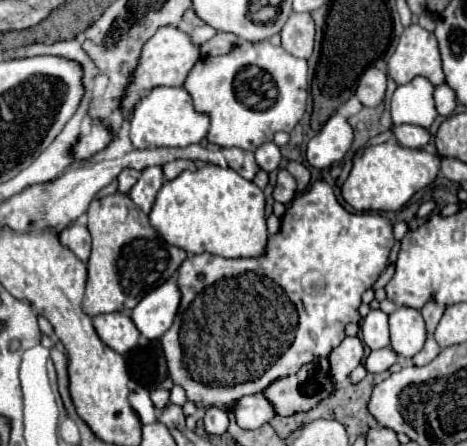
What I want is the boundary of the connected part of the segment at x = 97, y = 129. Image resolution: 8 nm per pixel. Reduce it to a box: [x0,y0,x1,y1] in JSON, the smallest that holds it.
[75,122,113,162]

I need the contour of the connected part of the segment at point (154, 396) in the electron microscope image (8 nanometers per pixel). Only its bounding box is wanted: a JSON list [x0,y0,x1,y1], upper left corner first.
[151,388,169,410]

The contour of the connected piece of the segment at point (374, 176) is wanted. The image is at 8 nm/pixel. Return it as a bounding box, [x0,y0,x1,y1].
[341,142,441,212]

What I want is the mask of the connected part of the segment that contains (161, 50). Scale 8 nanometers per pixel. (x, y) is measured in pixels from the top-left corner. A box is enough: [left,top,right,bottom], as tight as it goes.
[121,28,201,118]

